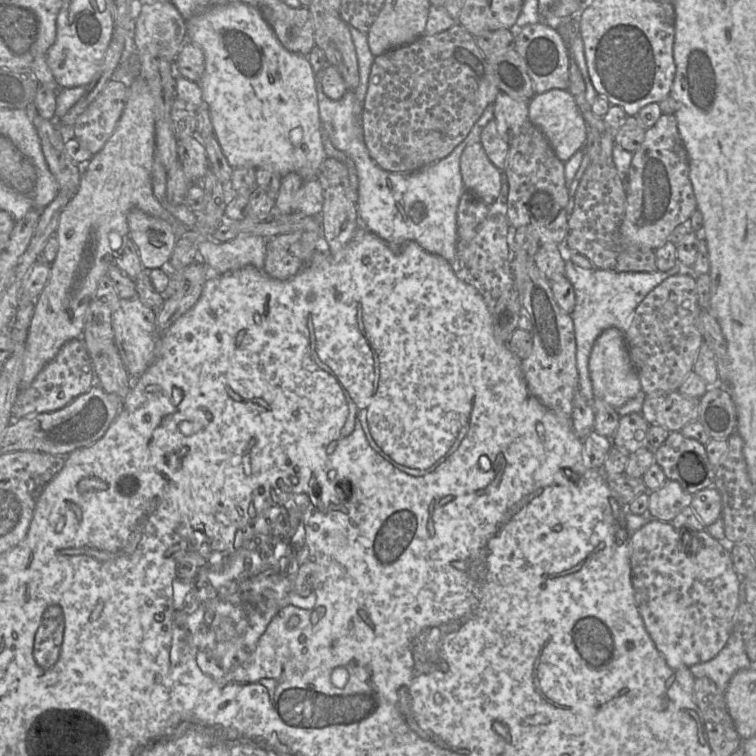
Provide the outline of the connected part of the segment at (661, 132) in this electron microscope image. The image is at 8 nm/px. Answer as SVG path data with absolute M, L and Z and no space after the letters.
M662 114L653 126L645 130L643 142L633 153L625 179L625 192L626 206L619 233L626 242L656 250L668 240L675 227L688 224L692 213L697 209L697 204L689 179L688 155L679 135L674 114Z

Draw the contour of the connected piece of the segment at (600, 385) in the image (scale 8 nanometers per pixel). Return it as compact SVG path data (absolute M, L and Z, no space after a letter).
M615 327L604 330L594 342L588 368L593 400L603 401L619 409L641 391L639 376L630 359L624 333Z

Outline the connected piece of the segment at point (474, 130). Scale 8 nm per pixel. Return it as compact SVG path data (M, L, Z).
M349 25L352 40L355 46L358 68L359 84L355 90L348 90L339 100L332 100L325 95L322 83L315 82L317 100L321 126L323 126L330 137L333 146L346 153L350 157L357 169L358 194L357 208L359 215L359 226L363 227L380 238L385 243L392 246L401 246L408 242L415 242L425 251L441 256L454 268L457 267L457 208L461 196L466 191L460 172L460 157L464 149L476 141L480 140L480 133L485 125L493 119L494 104L489 104L480 118L475 122L466 138L459 143L453 151L445 158L414 172L389 172L382 169L370 156L364 141L362 126L362 114L365 97L368 90L369 76L375 56L371 52L368 44L367 33L361 32Z

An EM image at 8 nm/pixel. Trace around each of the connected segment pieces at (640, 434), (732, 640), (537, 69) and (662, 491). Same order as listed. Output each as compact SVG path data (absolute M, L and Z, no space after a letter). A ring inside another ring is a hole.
M630 413L622 416L613 437L612 444L621 450L632 454L648 447L647 432L650 424L640 413Z
M731 634L725 647L715 657L689 668L696 679L708 677L725 693L736 672L752 667L753 664L746 653L745 641L740 634Z
M547 21L529 23L516 30L513 48L525 63L532 80L533 91L540 94L551 89L568 89L569 59L567 43L557 29Z
M666 480L664 485L650 491L648 515L662 522L671 522L686 507L691 505L693 495L686 492L674 480Z

